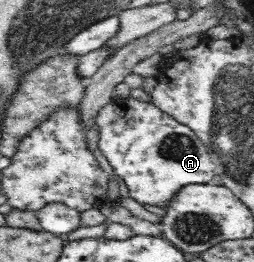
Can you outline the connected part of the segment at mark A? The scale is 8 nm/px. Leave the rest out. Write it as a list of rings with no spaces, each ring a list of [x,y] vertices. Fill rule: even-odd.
[[[131,96],[110,99],[100,108],[94,123],[98,127],[98,149],[125,185],[128,195],[140,203],[143,210],[164,215],[184,187],[210,184],[214,179],[215,162],[207,145],[190,127],[151,101],[140,101]]]

